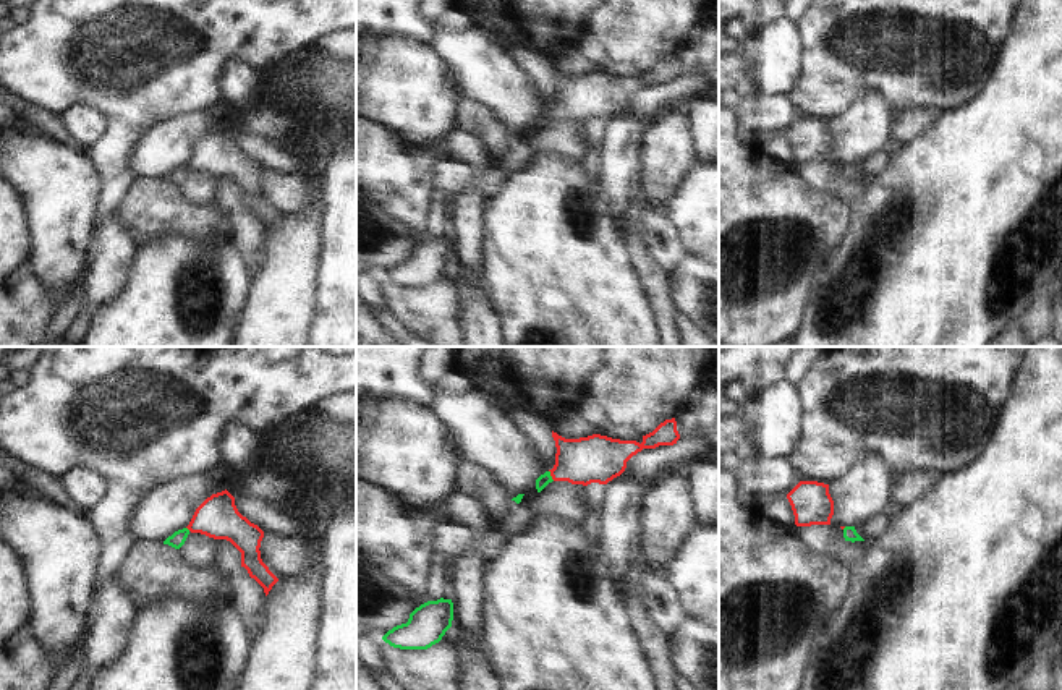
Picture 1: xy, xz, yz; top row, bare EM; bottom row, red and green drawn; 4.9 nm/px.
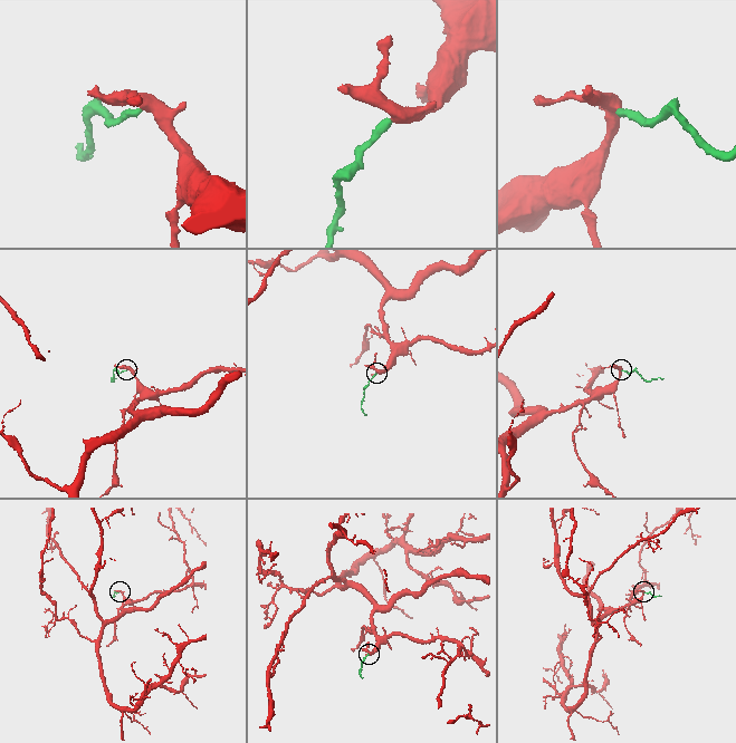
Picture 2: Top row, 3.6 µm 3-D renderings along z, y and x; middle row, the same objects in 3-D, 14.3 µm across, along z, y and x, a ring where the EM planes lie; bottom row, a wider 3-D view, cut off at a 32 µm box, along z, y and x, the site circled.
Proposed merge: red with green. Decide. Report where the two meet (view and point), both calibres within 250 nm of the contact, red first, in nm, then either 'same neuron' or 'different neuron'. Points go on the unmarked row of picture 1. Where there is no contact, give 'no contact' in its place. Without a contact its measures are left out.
xz (551, 112) | 240/60 nm | same neuron

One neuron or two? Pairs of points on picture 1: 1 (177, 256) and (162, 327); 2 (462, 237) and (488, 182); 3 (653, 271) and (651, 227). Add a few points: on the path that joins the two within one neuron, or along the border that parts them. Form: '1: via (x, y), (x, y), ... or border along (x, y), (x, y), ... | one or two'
1: via (172, 274), (170, 310) | one
2: border along (457, 195), (481, 191), (488, 198) | two
3: border along (638, 224), (643, 248), (662, 269), (667, 290) | two

